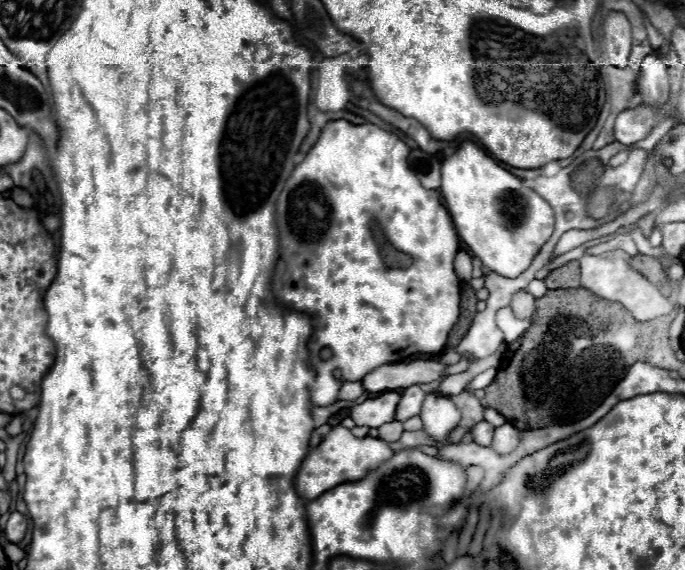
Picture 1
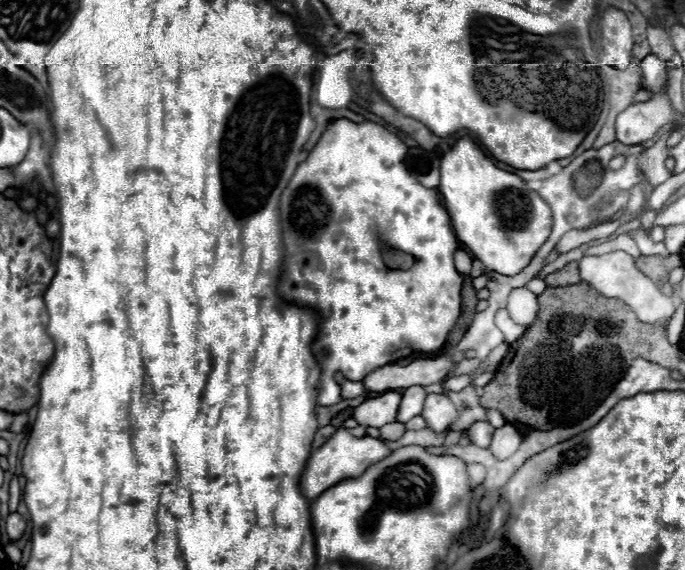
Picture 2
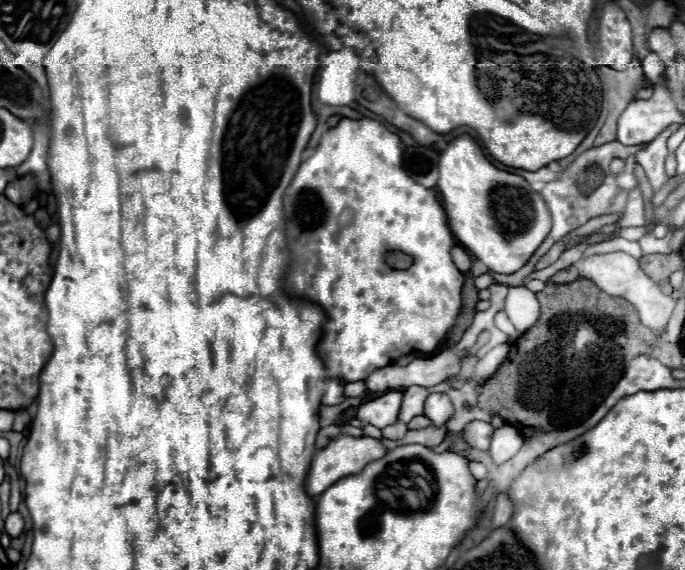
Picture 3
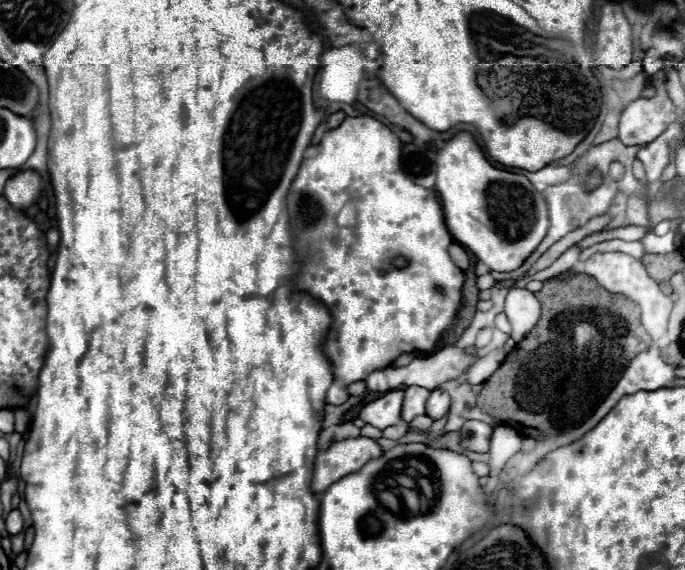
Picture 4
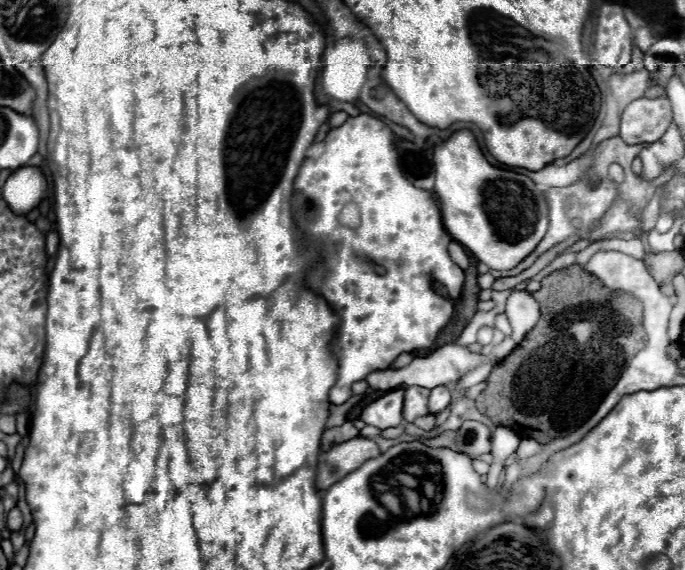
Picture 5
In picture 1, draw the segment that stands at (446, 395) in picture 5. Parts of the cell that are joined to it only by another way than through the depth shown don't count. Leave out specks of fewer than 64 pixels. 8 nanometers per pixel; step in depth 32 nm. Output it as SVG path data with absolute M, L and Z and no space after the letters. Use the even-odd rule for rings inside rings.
M428 394L418 416L422 420L422 430L440 446L446 444L462 418L456 404L448 396L440 394Z

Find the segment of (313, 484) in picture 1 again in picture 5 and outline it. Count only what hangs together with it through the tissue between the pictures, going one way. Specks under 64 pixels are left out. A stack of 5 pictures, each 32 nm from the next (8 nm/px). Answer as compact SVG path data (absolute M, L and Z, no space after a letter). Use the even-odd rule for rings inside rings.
M352 438L340 444L334 444L328 452L318 454L318 472L316 472L316 488L326 490L346 474L358 470L366 460L380 456L380 448L370 438Z

